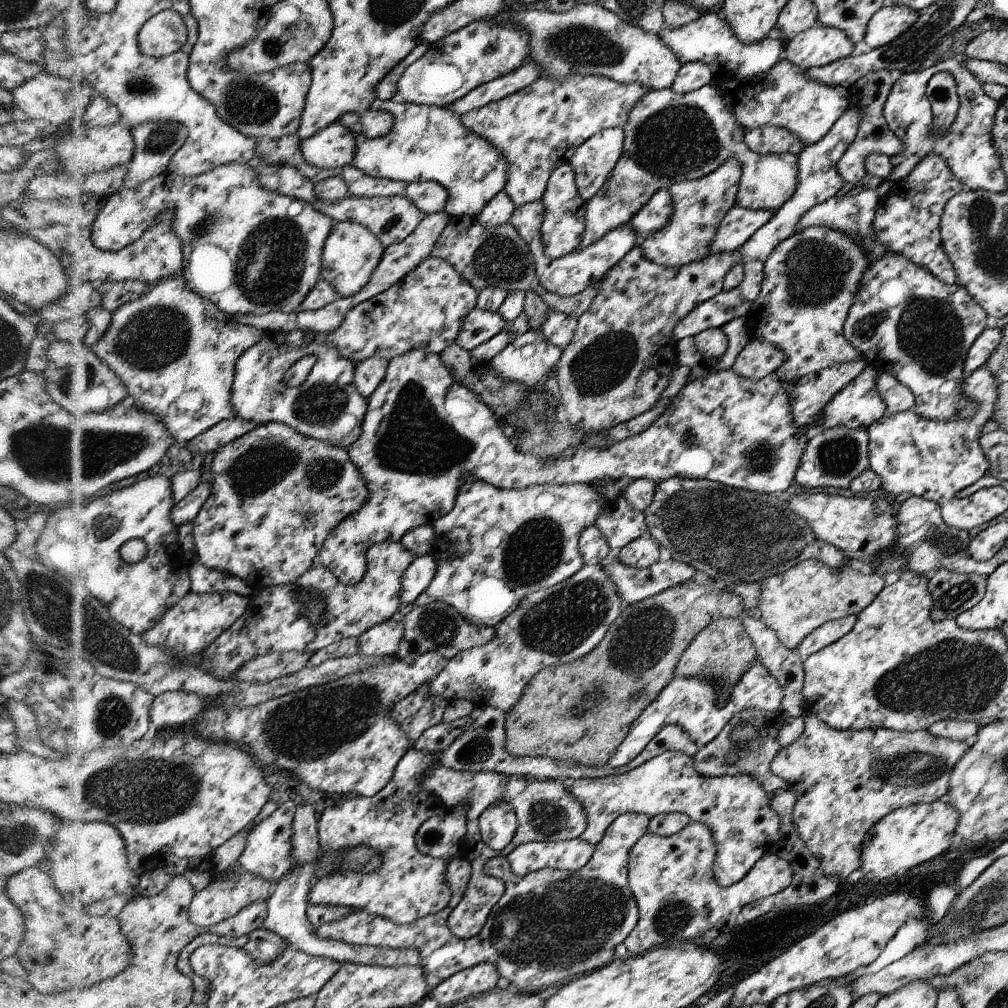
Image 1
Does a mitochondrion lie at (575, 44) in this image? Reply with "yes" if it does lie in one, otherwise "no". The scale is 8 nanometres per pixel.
yes

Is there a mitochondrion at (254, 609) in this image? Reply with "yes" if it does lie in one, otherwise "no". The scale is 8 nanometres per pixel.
no

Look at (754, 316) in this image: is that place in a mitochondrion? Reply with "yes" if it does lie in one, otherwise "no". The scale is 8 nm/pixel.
no

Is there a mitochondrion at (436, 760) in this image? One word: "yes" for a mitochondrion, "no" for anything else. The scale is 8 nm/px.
no

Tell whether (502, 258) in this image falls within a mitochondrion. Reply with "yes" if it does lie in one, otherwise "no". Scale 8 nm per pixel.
yes

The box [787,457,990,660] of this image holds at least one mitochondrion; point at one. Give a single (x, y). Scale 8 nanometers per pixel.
(955, 597)

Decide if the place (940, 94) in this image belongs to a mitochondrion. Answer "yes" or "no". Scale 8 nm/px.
no

